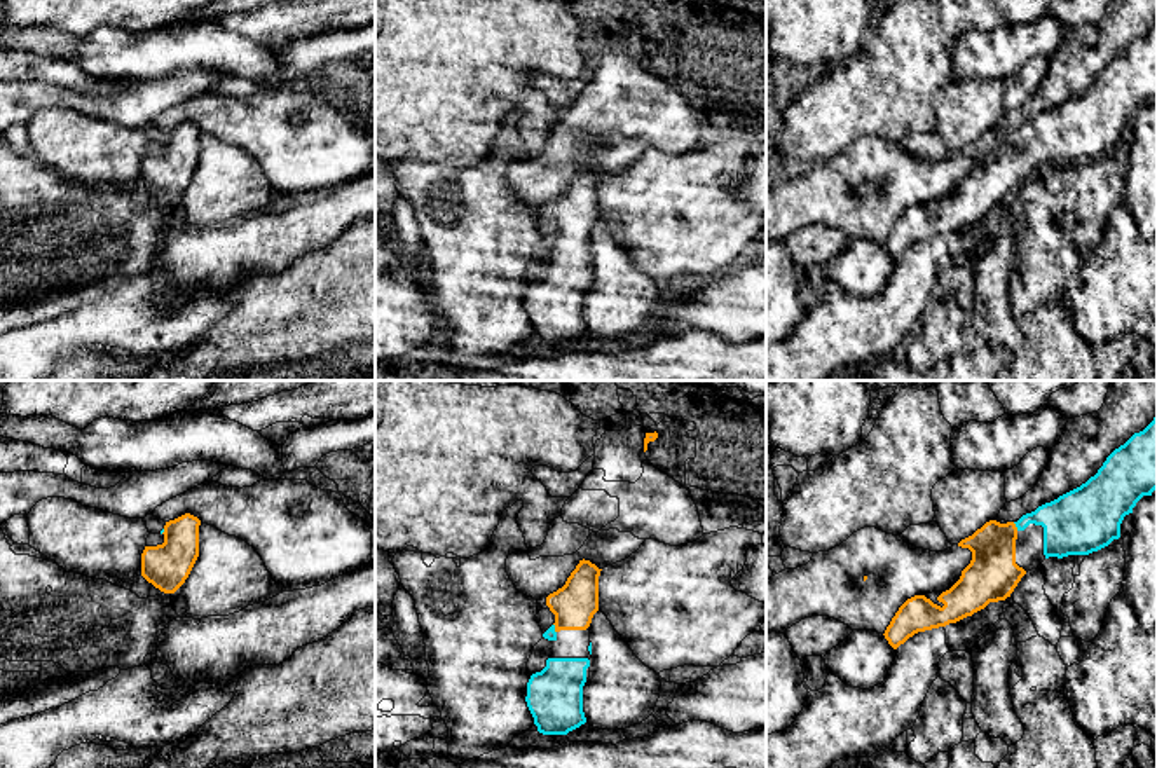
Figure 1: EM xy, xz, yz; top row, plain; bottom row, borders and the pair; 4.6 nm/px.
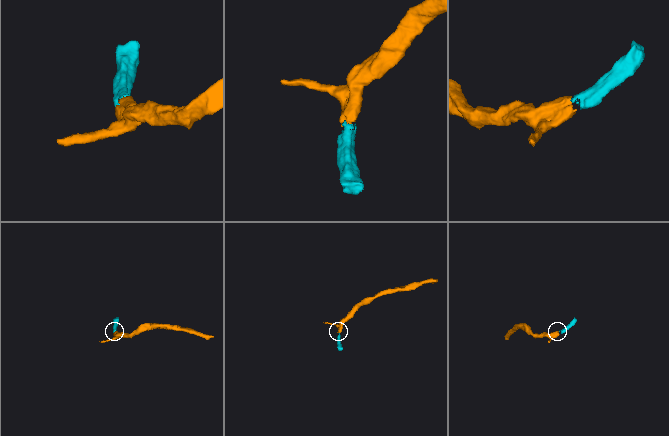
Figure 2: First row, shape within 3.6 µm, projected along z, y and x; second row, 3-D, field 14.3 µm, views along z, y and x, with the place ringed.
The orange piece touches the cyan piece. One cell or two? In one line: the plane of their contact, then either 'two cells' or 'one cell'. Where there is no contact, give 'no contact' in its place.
yz | one cell

